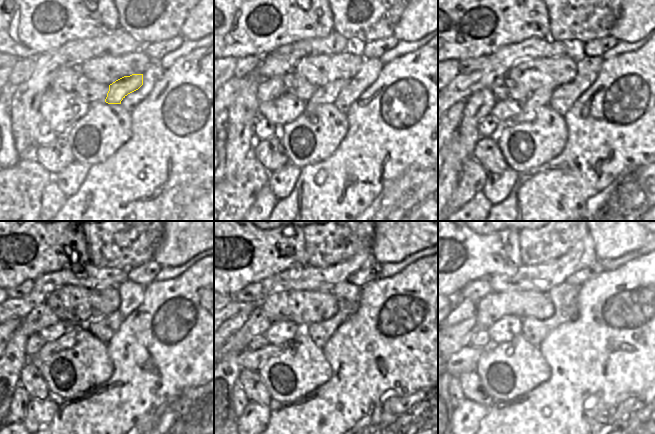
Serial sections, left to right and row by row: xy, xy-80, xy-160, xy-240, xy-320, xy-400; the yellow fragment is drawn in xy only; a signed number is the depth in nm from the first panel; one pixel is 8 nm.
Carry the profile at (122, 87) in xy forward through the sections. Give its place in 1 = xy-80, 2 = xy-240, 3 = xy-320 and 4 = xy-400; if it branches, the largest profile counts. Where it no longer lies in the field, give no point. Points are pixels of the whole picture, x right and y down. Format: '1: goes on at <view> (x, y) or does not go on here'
1: goes on at xy-80 (326, 94)
2: goes on at xy-240 (66, 341)
3: goes on at xy-320 (249, 359)
4: goes on at xy-400 (465, 360)

